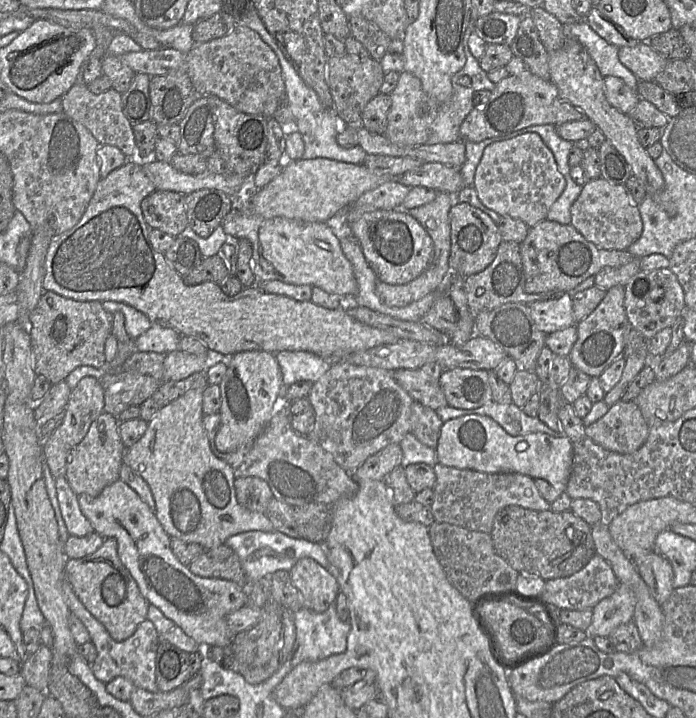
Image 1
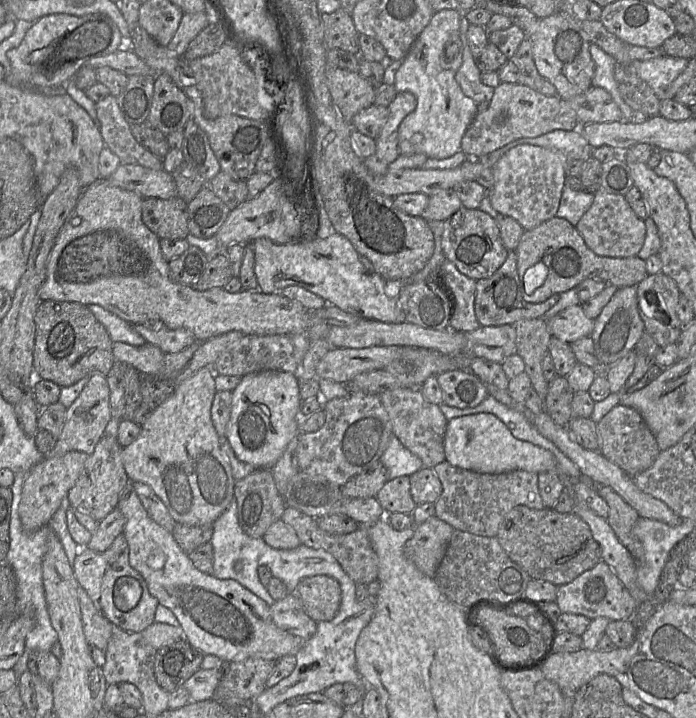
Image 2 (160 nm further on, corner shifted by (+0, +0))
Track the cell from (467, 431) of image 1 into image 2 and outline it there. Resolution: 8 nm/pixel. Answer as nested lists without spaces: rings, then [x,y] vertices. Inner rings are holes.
[[[478,413],[453,418],[447,422],[444,438],[445,461],[453,466],[482,474],[500,474],[514,470],[557,472],[554,455],[530,442],[516,439],[494,414]]]

